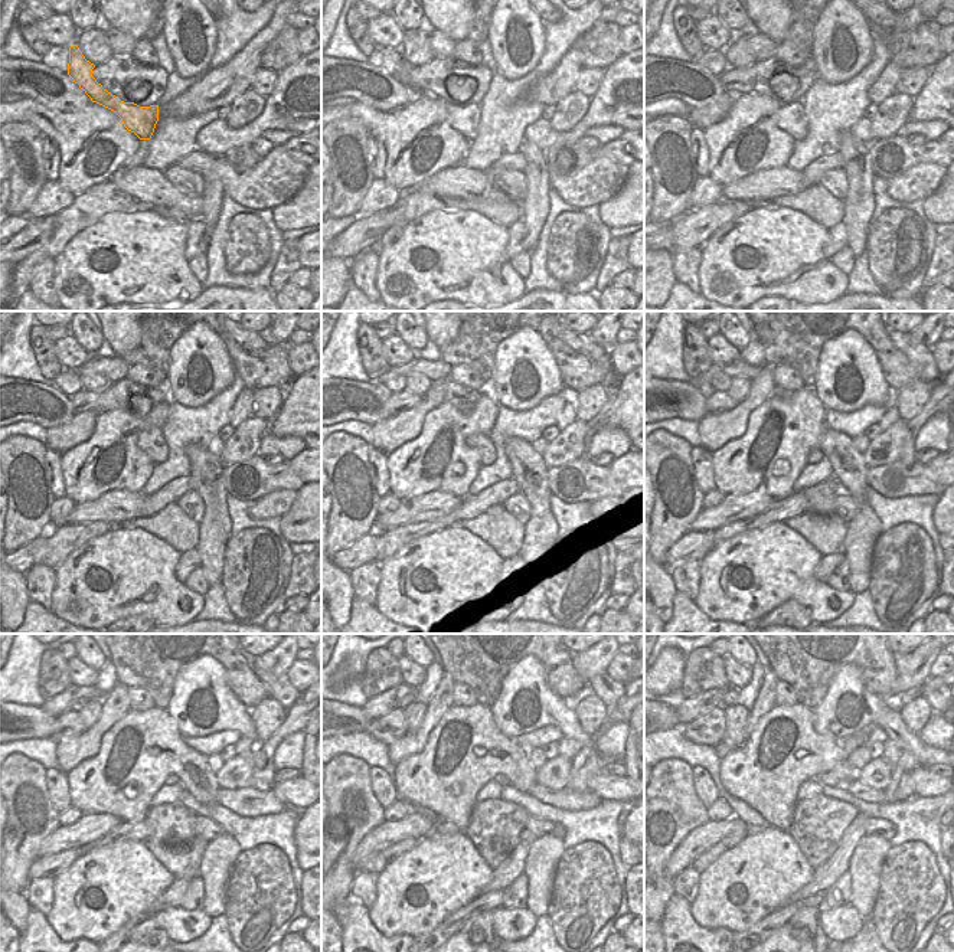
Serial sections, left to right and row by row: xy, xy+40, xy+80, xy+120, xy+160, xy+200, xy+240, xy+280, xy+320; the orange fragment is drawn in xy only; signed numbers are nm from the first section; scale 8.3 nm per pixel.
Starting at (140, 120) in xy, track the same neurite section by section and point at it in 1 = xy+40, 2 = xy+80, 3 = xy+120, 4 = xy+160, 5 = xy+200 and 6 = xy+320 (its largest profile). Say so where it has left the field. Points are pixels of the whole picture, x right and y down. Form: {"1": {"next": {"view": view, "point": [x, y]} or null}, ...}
{"1": {"next": {"view": "xy+40", "point": [464, 118]}}, "2": {"next": {"view": "xy+80", "point": [791, 118]}}, "3": {"next": {"view": "xy+120", "point": [152, 442]}}, "4": {"next": {"view": "xy+160", "point": [482, 442]}}, "5": {"next": {"view": "xy+200", "point": [814, 455]}}, "6": {"next": {"view": "xy+320", "point": [826, 779]}}}

